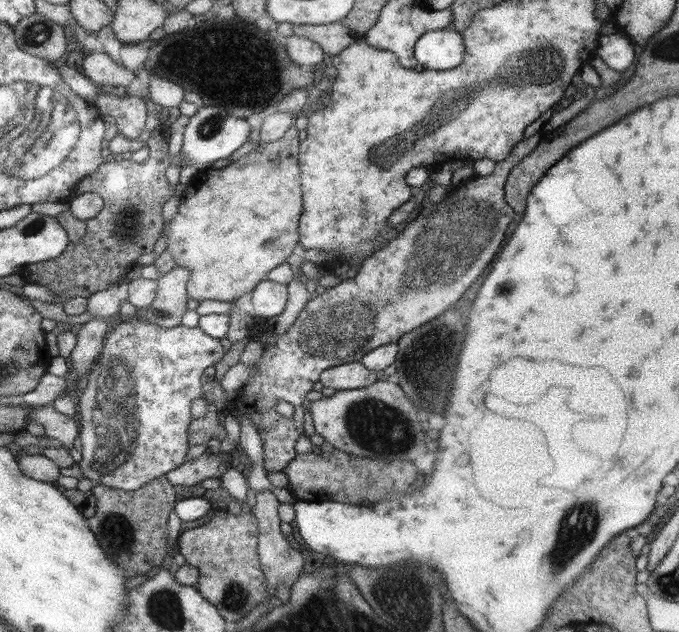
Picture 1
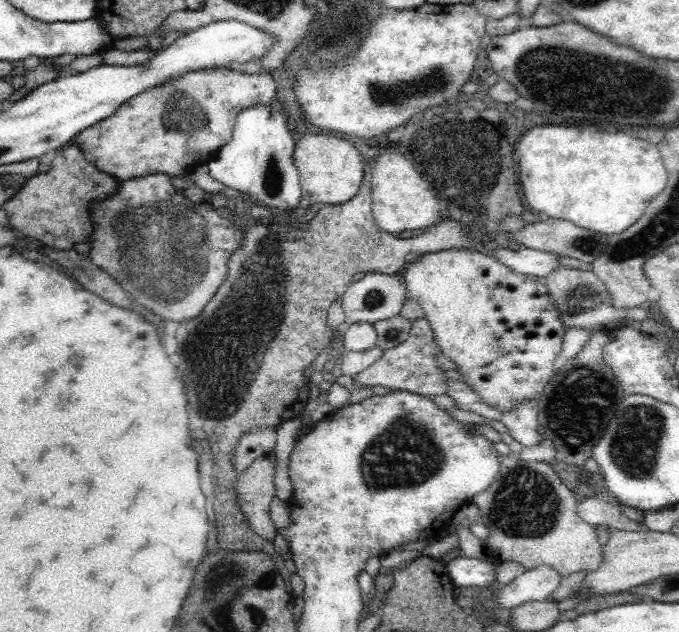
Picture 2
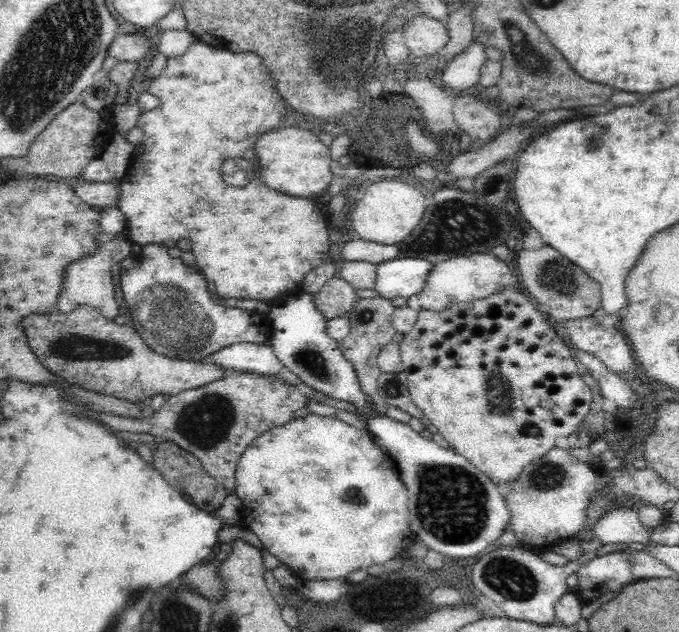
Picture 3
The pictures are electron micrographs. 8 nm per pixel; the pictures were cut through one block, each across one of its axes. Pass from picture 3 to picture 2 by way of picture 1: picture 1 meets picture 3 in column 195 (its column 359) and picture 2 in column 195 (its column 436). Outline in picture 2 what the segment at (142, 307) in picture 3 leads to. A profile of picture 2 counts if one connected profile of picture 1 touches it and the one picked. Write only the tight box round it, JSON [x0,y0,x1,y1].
[88,174,244,323]

